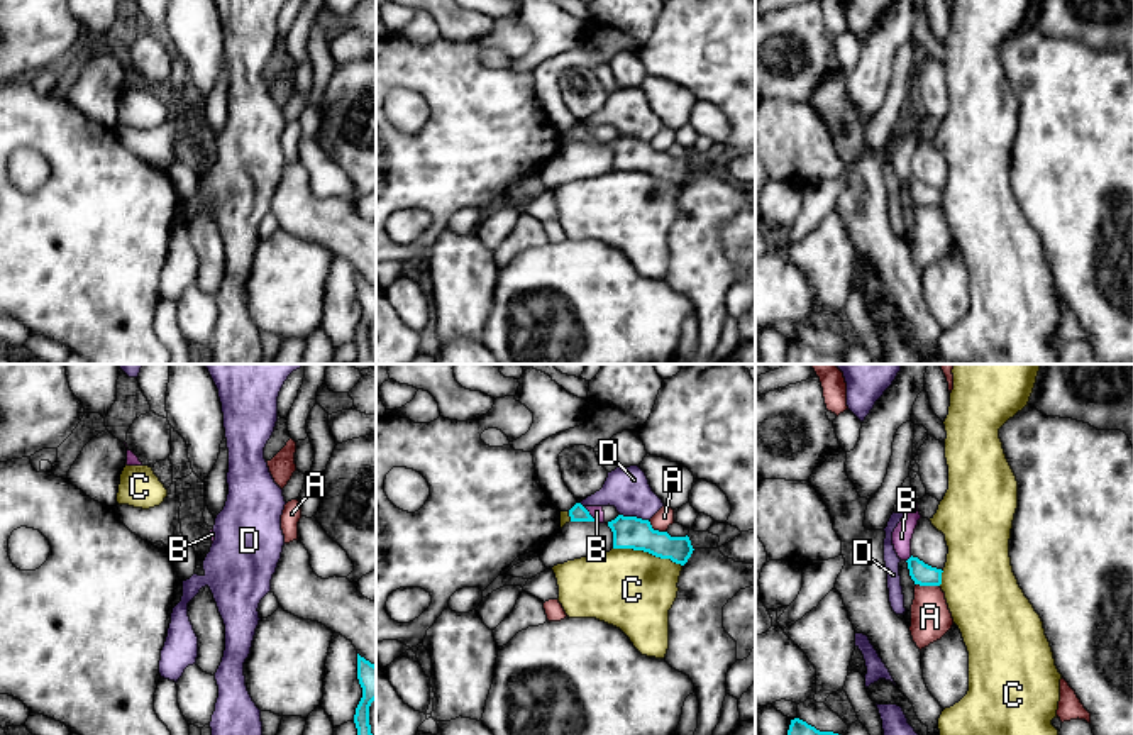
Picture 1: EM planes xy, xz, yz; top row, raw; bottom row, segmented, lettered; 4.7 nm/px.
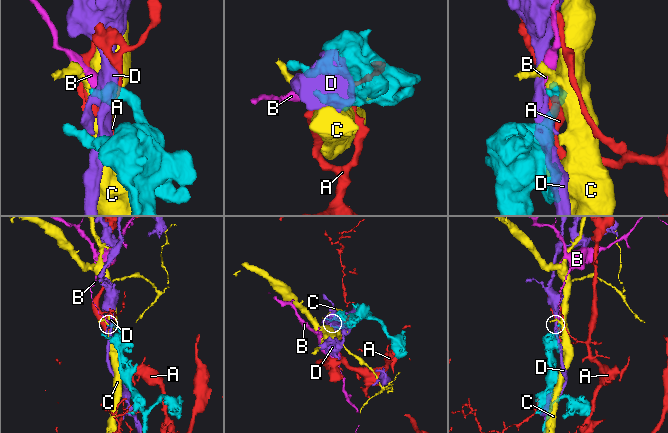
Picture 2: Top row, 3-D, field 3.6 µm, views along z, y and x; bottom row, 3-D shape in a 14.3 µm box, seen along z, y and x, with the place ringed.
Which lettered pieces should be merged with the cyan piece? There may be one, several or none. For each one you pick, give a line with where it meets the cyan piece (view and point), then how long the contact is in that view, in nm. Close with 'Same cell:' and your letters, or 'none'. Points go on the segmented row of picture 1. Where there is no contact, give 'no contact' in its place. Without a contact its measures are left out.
Same cell: none

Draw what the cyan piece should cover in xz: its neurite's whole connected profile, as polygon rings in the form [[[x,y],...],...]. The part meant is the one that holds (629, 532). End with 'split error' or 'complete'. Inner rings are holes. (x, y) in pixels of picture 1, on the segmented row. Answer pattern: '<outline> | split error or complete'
[[[618,515],[608,522],[613,532],[613,549],[644,550],[660,559],[684,566],[693,554],[689,537],[671,537],[654,530],[649,520]]] | complete

